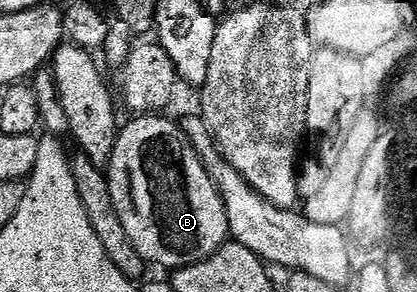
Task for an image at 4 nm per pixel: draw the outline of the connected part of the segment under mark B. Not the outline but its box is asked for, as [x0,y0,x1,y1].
[105,116,231,268]

